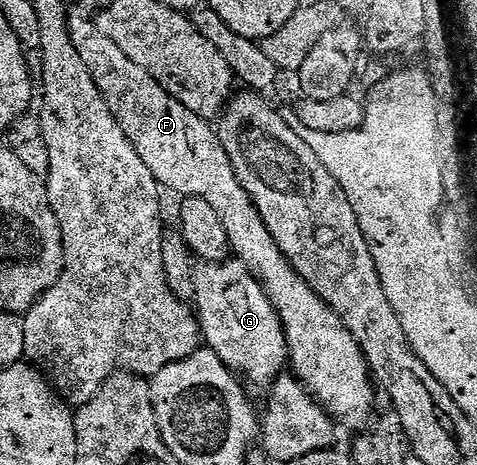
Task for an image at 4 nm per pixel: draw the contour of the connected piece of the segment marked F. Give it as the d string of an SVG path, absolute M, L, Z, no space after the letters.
M70 16L69 34L75 51L79 51L83 63L91 71L111 115L115 115L119 127L123 127L127 139L135 151L139 151L139 159L147 163L153 178L157 182L169 182L182 198L198 197L211 203L229 236L228 248L234 249L240 260L261 261L257 253L265 249L265 253L269 253L269 261L273 261L273 265L281 265L285 256L273 253L277 245L275 239L271 239L271 231L267 231L253 200L238 183L231 159L227 159L227 151L223 151L214 126L163 91L161 84L147 75L139 63L131 63L131 59L127 59L127 55L123 55L111 39L107 39L107 35L99 32L92 20Z

